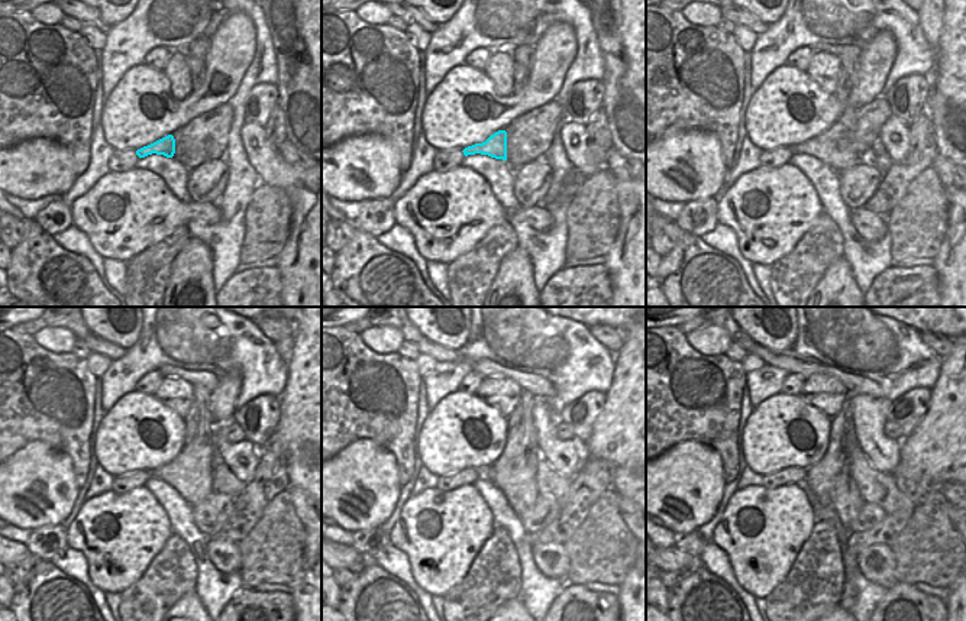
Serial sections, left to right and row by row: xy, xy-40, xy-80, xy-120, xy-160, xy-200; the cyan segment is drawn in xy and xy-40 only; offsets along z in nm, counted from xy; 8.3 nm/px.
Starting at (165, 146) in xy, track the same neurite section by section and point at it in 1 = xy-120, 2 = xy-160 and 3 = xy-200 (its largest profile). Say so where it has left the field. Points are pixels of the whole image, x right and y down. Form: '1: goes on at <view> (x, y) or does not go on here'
1: goes on at xy-120 (190, 472)
2: goes on at xy-160 (517, 481)
3: goes on at xy-200 (846, 501)

